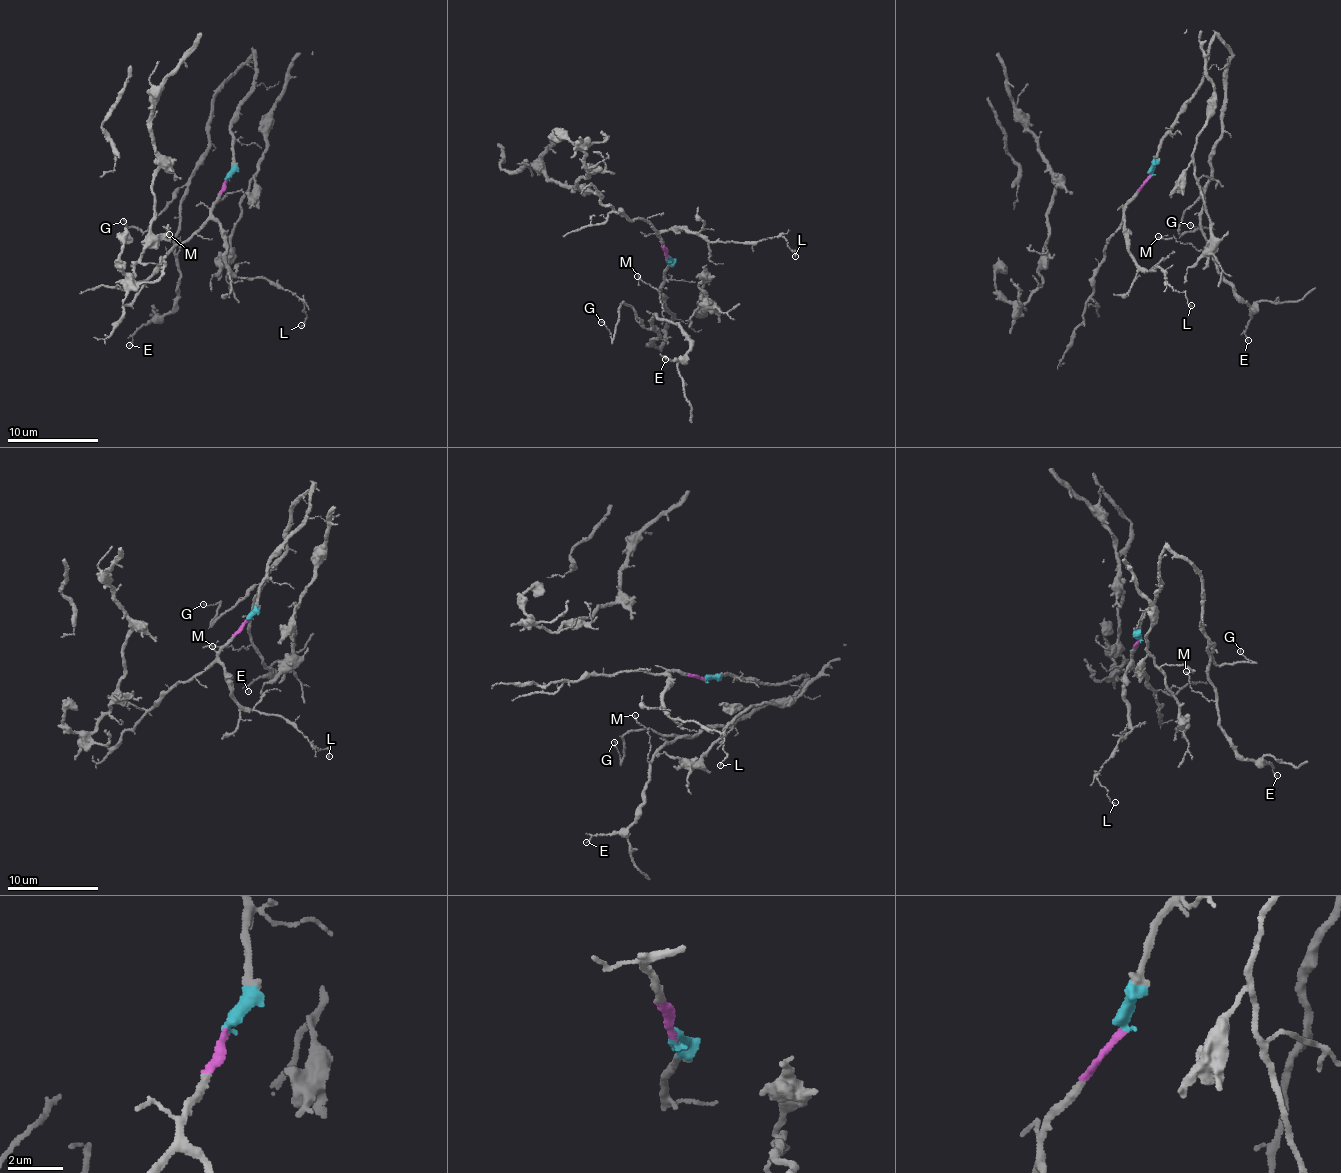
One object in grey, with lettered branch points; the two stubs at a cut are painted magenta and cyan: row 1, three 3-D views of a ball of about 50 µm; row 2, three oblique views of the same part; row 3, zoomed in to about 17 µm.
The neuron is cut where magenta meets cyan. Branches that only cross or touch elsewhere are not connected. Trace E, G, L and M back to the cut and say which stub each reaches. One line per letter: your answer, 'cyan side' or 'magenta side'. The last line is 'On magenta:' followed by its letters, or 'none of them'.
E: cyan side
G: cyan side
L: magenta side
M: cyan side
On magenta: L

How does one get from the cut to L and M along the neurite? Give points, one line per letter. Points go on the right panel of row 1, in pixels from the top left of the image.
L: (1149, 176), (1125, 210), (1130, 255), (1149, 271), (1160, 267), (1168, 282), (1186, 293), (1191, 305)
M: (1149, 176), (1215, 35), (1230, 55), (1203, 198), (1206, 246), (1157, 236)

